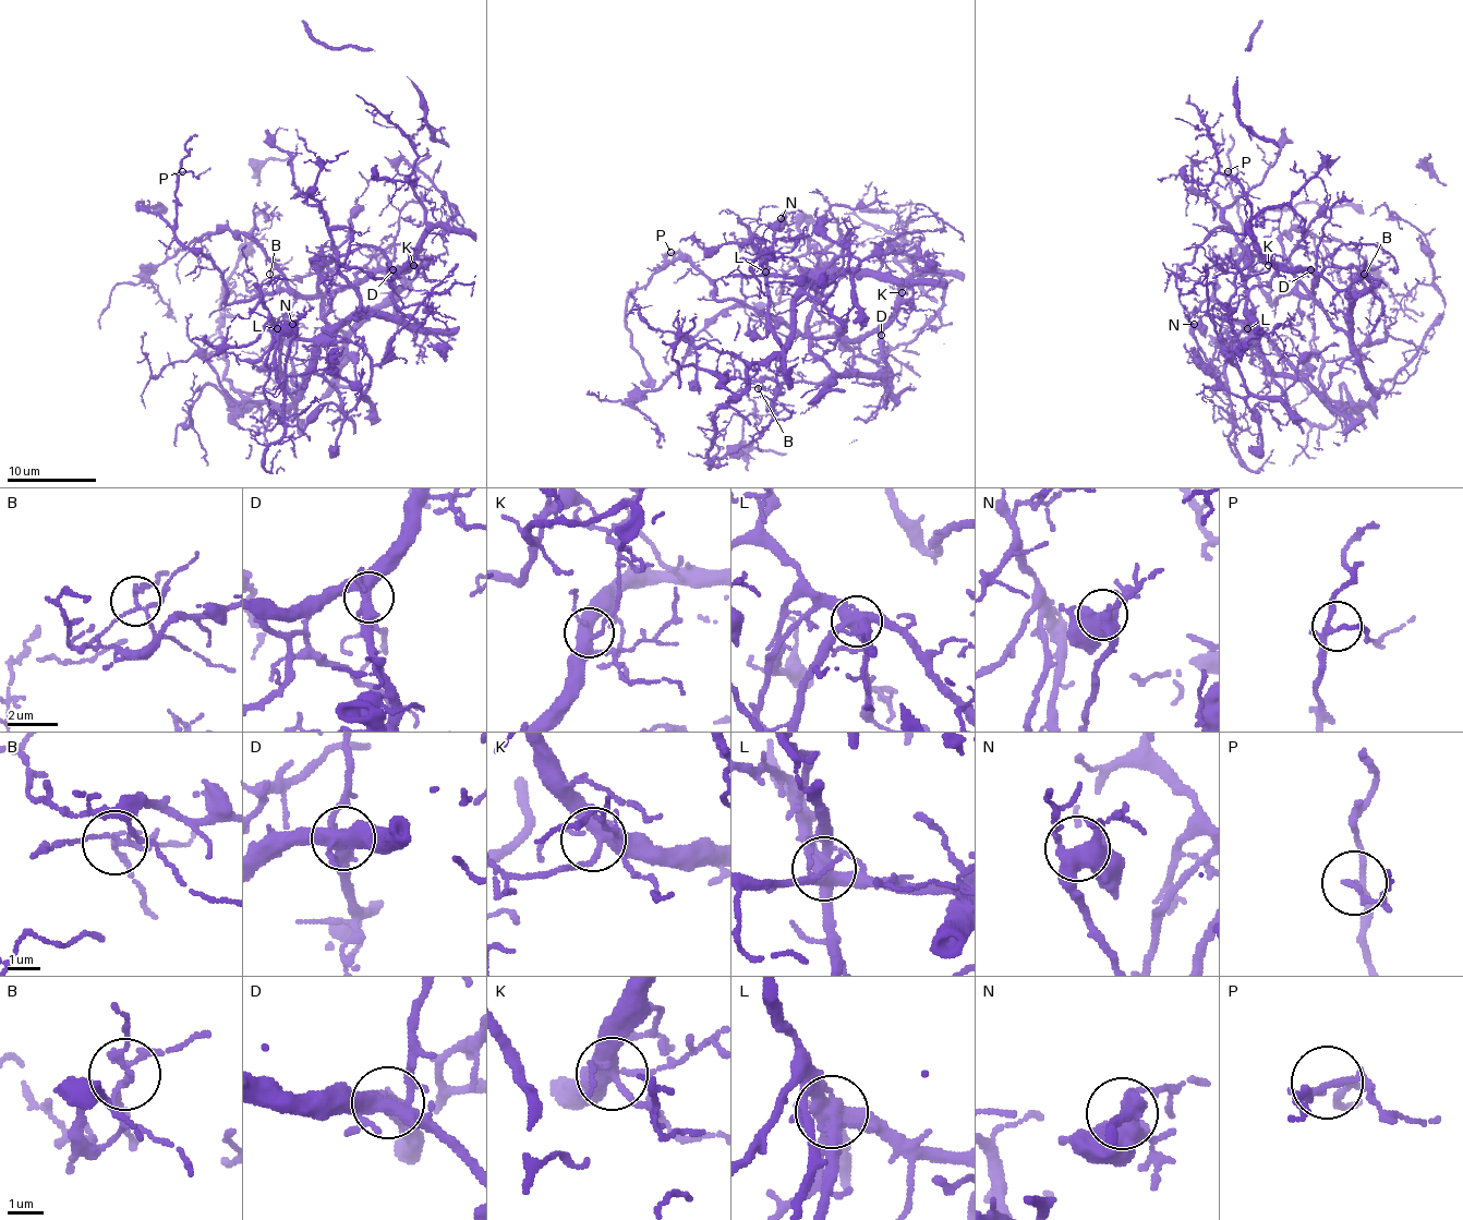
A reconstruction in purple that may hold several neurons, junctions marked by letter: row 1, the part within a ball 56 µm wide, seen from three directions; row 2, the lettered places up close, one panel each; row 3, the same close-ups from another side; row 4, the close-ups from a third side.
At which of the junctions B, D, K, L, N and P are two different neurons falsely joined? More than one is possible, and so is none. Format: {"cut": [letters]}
{"cut": ["L"]}

